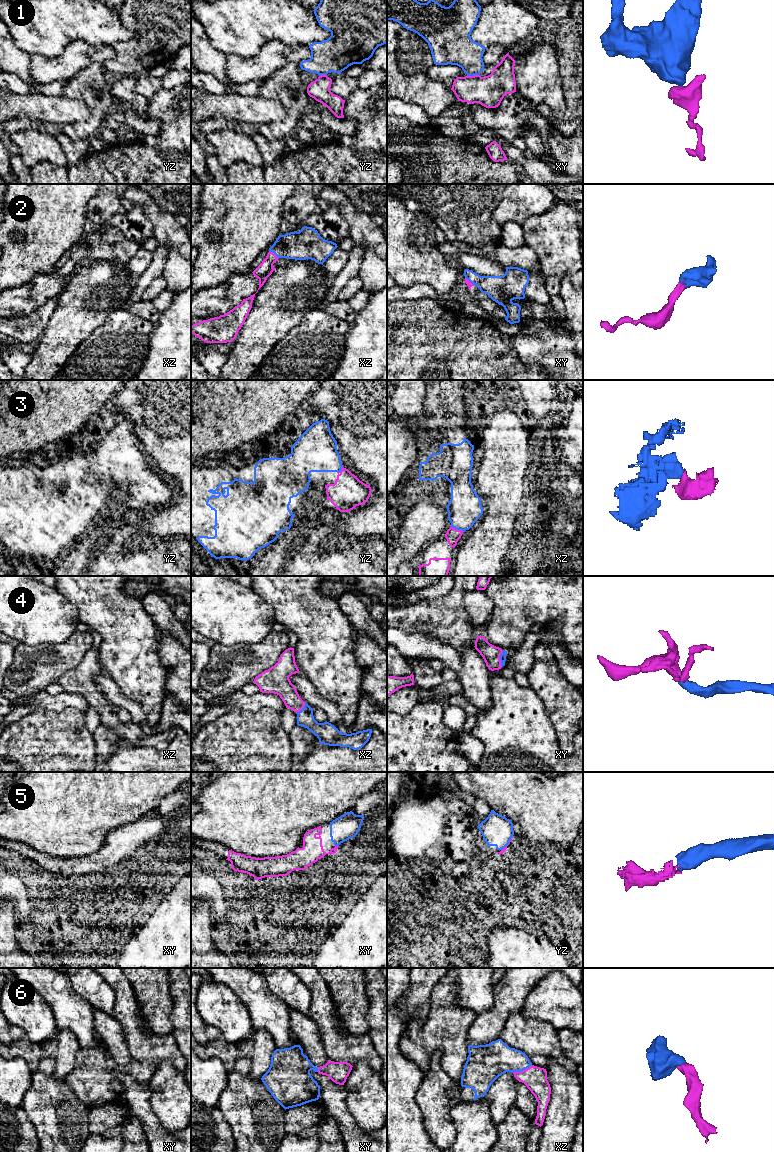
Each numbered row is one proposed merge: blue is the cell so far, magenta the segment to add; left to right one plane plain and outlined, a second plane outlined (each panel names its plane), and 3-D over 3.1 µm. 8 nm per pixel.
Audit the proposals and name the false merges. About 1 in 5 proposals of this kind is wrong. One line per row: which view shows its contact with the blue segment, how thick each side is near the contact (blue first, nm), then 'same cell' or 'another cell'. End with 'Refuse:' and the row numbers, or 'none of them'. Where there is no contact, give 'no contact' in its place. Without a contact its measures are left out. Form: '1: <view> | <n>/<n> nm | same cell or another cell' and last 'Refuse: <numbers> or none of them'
1: xy | 260/240 nm | another cell
2: xz | 240/120 nm | same cell
3: xz | 280/110 nm | same cell
4: xy | 50/140 nm | same cell
5: yz | 240/40 nm | same cell
6: xz | 280/190 nm | same cell
Refuse: 1

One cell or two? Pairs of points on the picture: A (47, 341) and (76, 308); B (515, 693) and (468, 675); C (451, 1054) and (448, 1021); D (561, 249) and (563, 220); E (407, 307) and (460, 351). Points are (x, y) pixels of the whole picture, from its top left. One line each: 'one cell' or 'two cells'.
A: one cell
B: two cells
C: one cell
D: one cell
E: one cell

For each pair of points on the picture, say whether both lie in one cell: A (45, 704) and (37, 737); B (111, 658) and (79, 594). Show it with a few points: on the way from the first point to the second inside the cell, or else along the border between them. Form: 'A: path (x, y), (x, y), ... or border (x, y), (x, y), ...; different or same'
A: border (67, 707), (61, 710), (32, 710); different
B: path (111, 642), (111, 626), (95, 610); same

